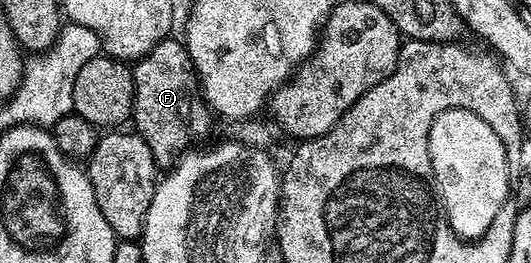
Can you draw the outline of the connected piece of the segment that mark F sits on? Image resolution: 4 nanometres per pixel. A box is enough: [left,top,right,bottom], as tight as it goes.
[131,36,214,168]

